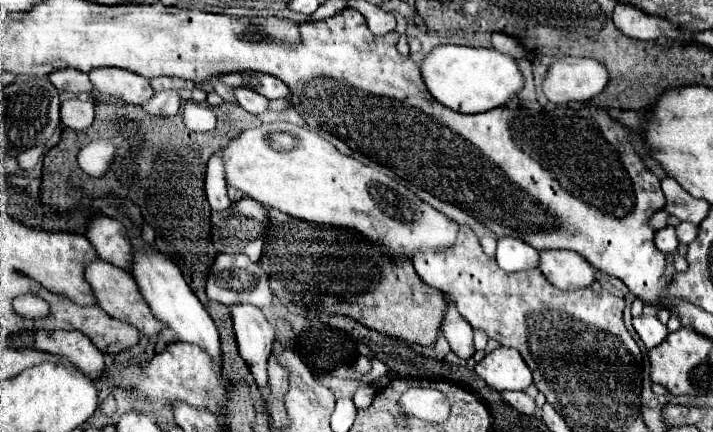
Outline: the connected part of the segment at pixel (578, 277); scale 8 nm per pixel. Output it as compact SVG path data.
M540 251L538 269L558 289L590 287L596 281L594 267L576 251Z

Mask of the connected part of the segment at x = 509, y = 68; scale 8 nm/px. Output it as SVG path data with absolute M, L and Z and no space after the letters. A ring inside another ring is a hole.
M438 45L422 63L422 77L436 101L460 113L482 113L506 107L524 87L518 59L498 49L474 49L460 45Z

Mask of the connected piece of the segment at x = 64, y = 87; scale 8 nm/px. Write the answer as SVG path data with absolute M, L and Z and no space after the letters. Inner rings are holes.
M58 69L58 71L50 73L50 81L62 93L70 93L70 95L76 95L80 91L92 93L92 83L90 83L88 75L76 71L76 69Z

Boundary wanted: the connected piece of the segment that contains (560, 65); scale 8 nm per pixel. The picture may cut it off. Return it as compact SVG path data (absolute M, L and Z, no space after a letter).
M560 57L544 77L544 95L558 105L568 101L590 101L608 85L608 71L596 59Z

